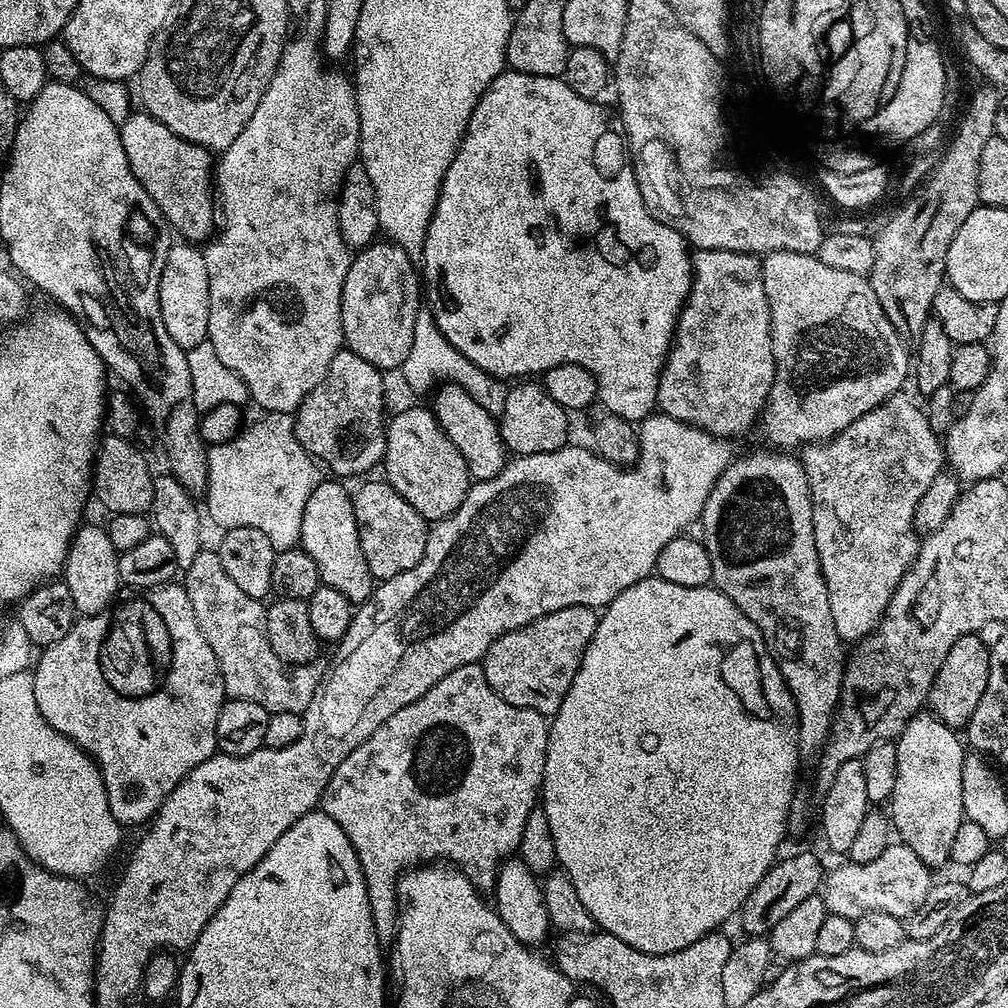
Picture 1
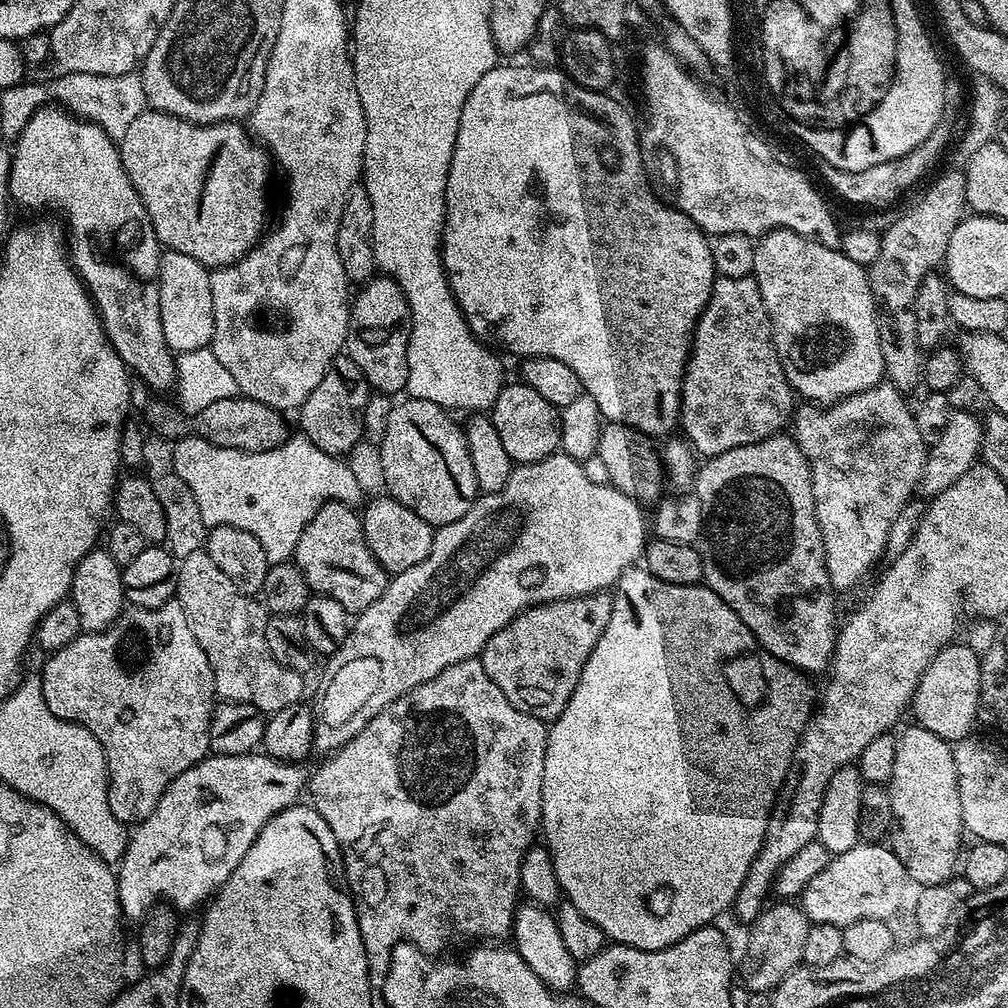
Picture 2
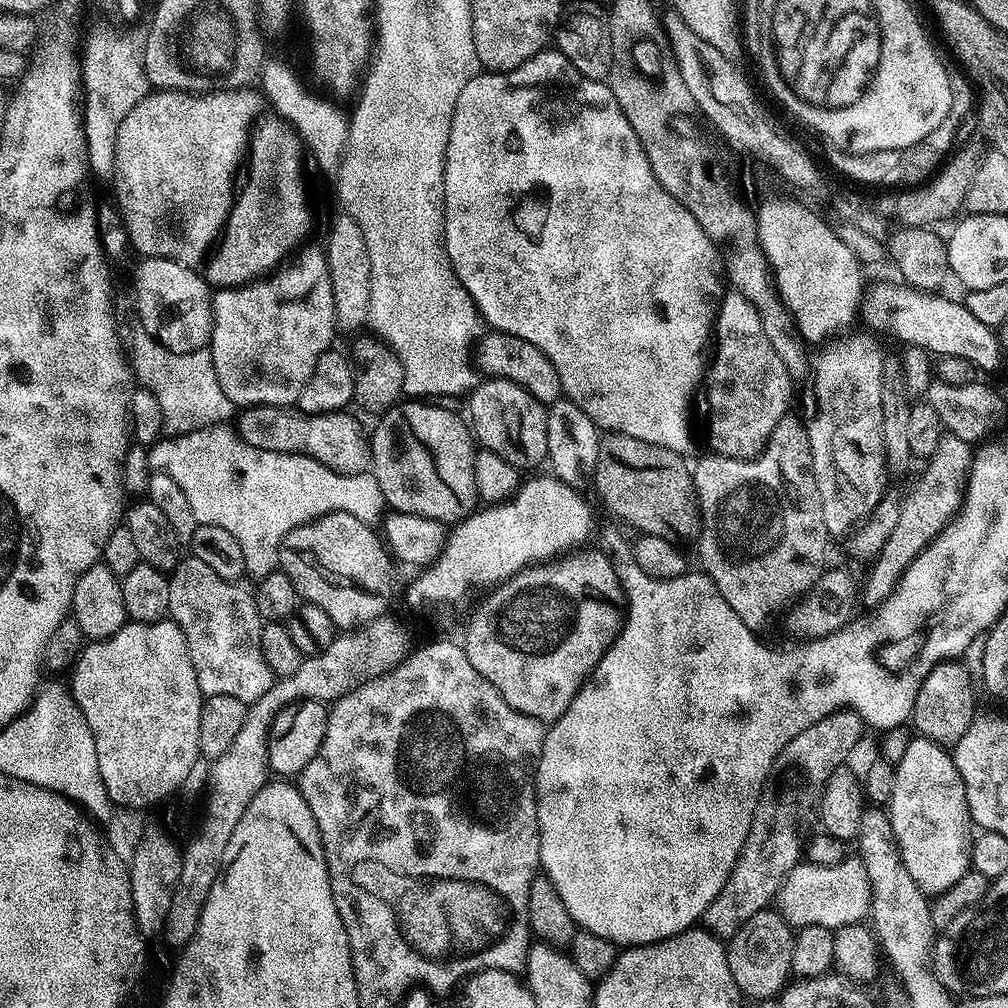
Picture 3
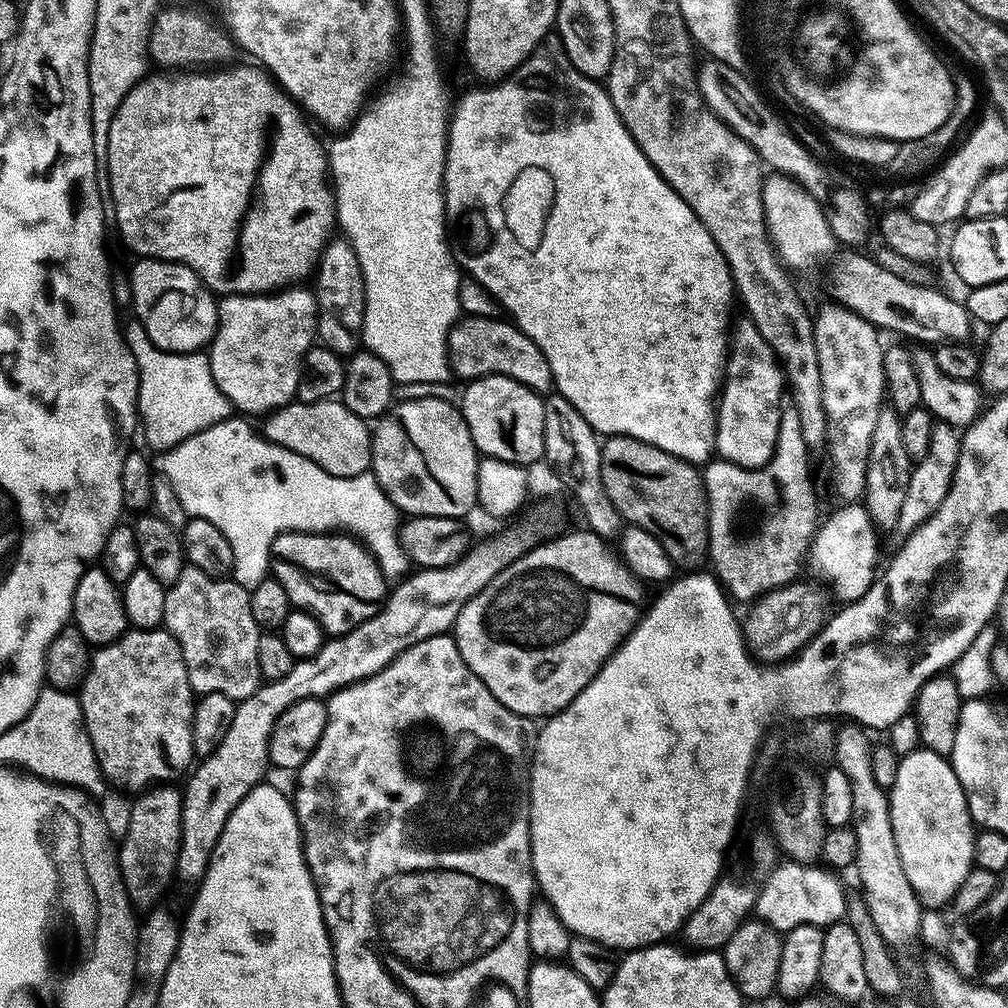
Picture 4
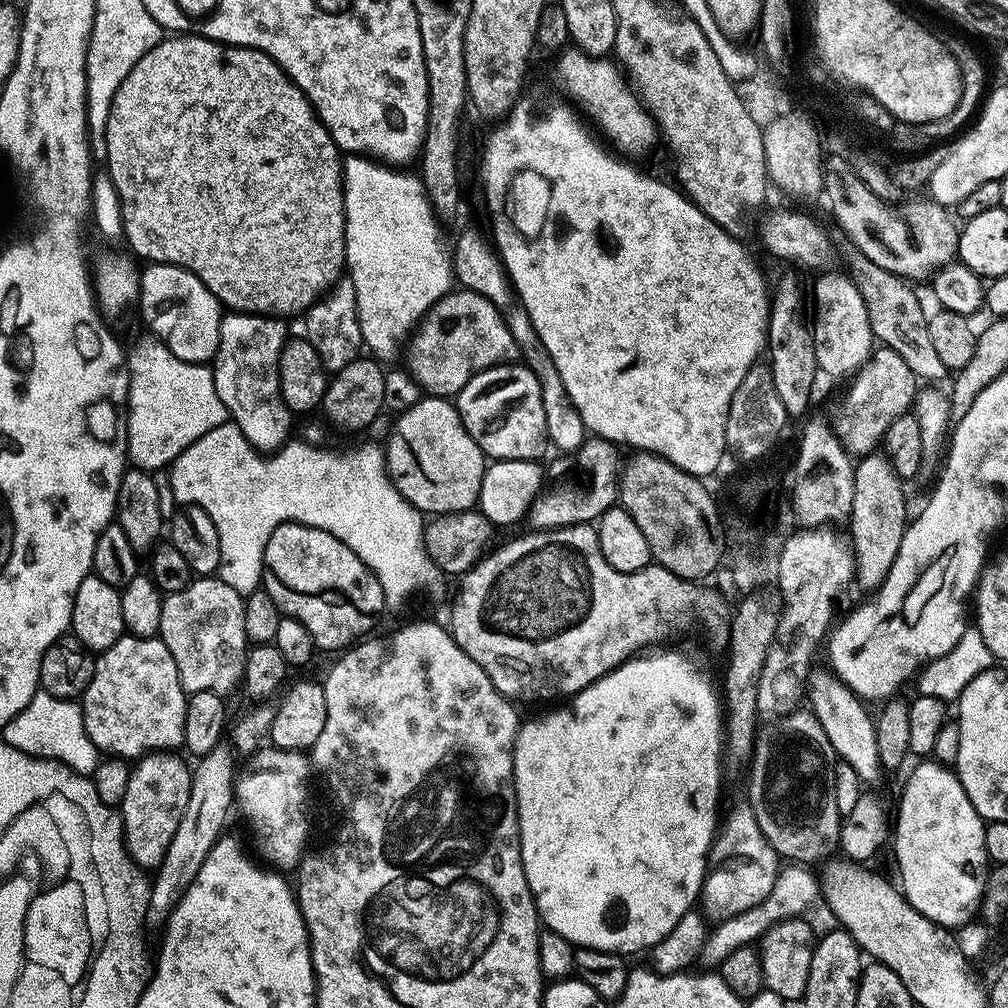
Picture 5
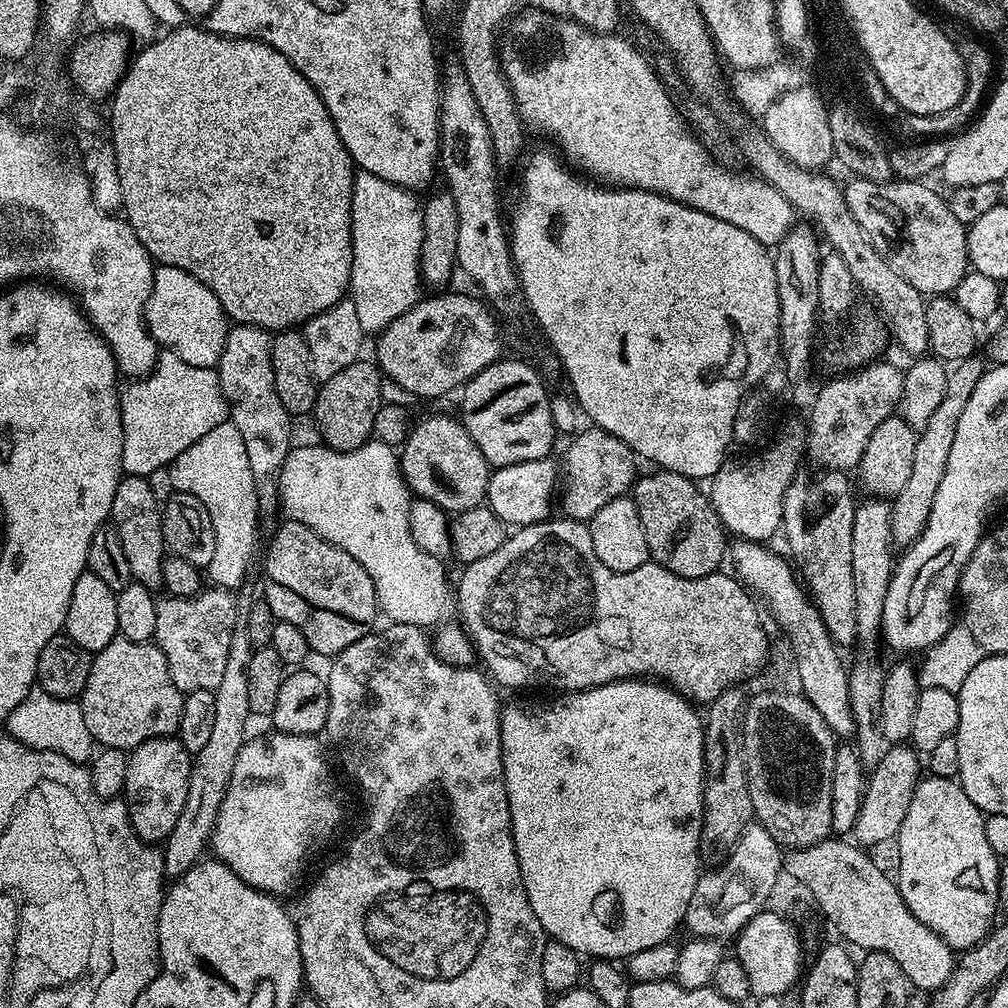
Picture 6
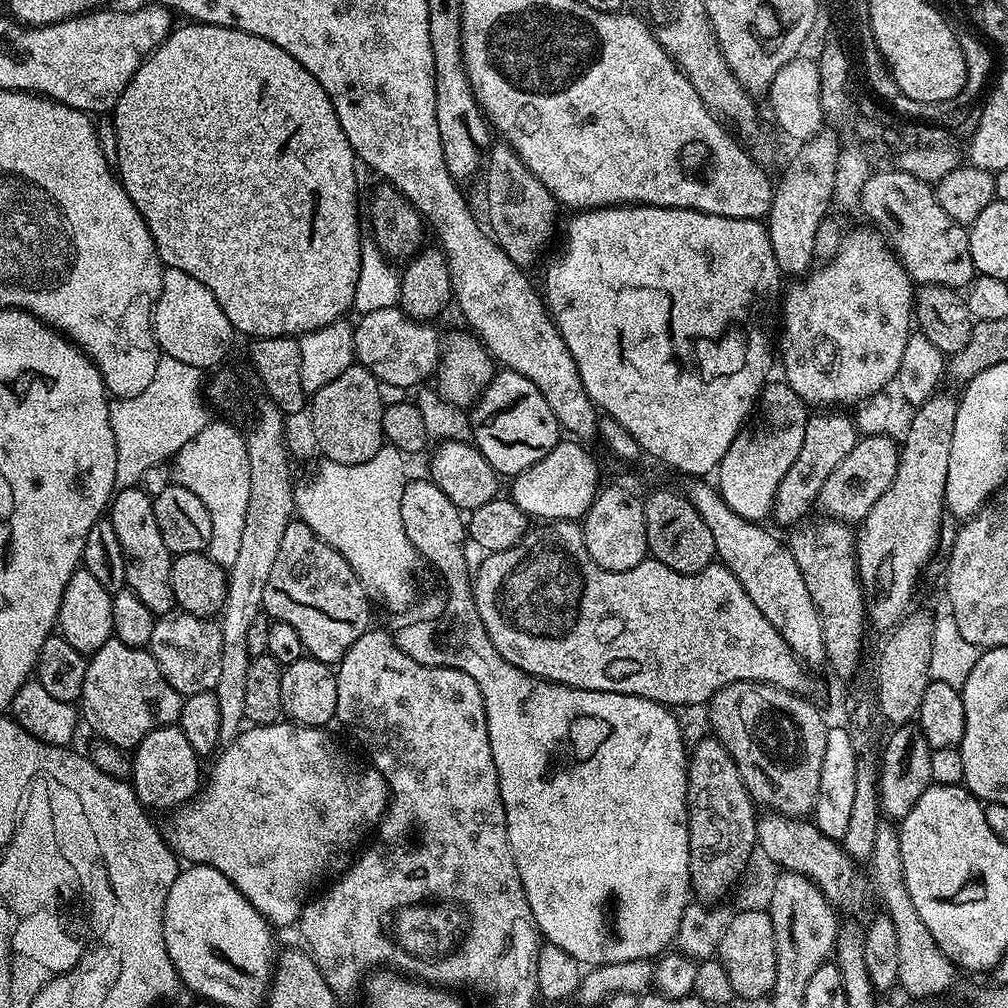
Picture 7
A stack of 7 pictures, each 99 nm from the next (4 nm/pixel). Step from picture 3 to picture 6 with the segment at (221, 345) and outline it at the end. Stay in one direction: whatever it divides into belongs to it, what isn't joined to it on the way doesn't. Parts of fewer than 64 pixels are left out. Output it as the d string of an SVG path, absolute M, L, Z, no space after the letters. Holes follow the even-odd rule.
M236 324L228 329L218 365L220 389L224 391L224 400L228 404L230 423L238 426L238 434L242 434L248 465L252 477L256 479L261 509L277 507L277 476L294 447L293 417L288 415L286 406L278 402L278 390L274 390L274 366L270 366L271 349L272 336L265 329Z

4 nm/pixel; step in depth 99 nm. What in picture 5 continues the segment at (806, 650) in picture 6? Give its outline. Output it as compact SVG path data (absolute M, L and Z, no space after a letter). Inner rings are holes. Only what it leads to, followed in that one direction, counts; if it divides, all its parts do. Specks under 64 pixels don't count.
M818 670L808 678L806 700L813 716L818 718L822 730L826 730L826 738L830 738L830 746L837 757L854 770L861 785L876 784L882 775L878 758L878 742L876 741L876 721L873 713L867 712L865 701L849 691L847 687L833 675L826 676Z

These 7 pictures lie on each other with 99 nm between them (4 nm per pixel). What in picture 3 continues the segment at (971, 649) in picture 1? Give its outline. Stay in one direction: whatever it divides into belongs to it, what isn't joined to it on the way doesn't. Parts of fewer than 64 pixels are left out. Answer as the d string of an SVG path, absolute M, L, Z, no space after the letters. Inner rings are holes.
M956 660L936 664L922 682L918 698L914 698L910 724L917 728L919 735L941 746L955 746L966 734L976 708L976 696L972 693L973 675Z

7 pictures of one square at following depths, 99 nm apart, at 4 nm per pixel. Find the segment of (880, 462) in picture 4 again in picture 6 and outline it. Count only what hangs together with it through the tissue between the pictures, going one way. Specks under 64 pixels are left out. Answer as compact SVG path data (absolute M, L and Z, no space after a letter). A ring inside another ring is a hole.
M868 498L857 507L854 530L850 542L850 558L854 570L854 602L856 603L856 639L862 645L879 641L882 636L882 610L886 590L894 567L894 541L892 539L892 506L884 498Z

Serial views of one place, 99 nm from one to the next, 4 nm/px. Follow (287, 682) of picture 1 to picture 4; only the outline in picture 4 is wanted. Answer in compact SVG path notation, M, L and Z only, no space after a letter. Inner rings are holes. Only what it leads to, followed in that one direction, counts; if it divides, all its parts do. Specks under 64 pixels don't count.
M186 566L182 574L178 574L178 582L168 588L163 627L182 650L193 693L200 696L226 694L226 698L239 702L250 698L250 694L254 694L260 687L262 677L258 670L258 638L262 630L254 622L248 594L249 589L231 578L211 576L191 566Z

